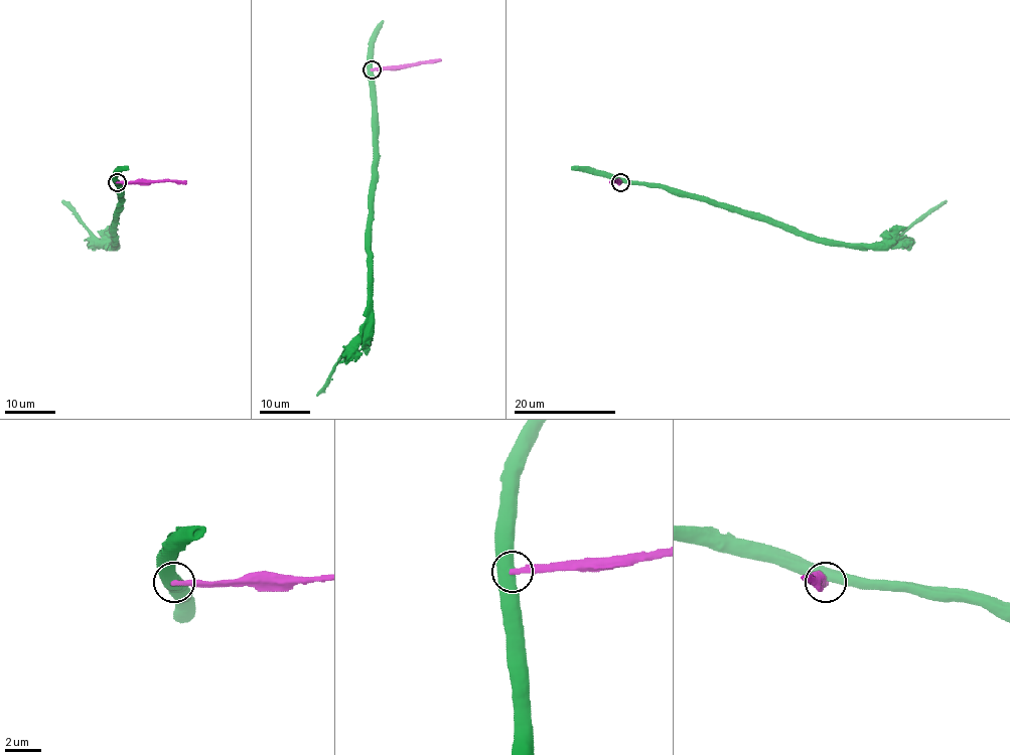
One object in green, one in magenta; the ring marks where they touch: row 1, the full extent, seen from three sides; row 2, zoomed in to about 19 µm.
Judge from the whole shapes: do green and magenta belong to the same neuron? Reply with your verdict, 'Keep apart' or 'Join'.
Keep apart

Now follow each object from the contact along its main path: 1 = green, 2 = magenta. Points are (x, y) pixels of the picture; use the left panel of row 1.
1: (117, 181), (113, 245), (104, 245), (62, 200)
2: (117, 181), (170, 180), (185, 184)

